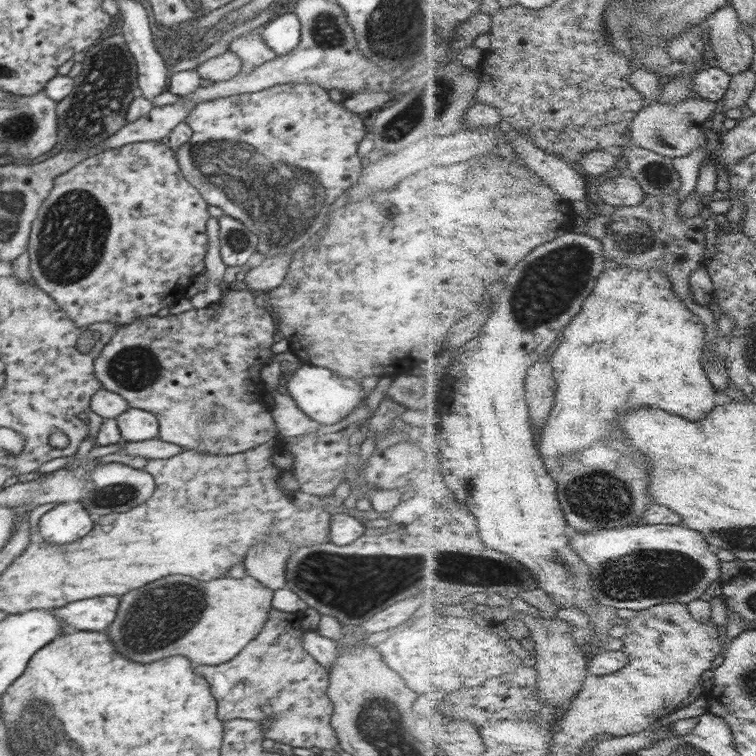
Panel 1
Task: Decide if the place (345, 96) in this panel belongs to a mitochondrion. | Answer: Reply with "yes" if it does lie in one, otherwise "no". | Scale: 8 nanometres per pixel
no

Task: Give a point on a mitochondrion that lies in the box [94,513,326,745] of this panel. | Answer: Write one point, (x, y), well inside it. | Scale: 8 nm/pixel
(156, 615)

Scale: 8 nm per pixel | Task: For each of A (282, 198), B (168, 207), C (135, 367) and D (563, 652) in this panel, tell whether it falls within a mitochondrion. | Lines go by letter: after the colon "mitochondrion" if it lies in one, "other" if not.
A: mitochondrion
B: other
C: mitochondrion
D: other

